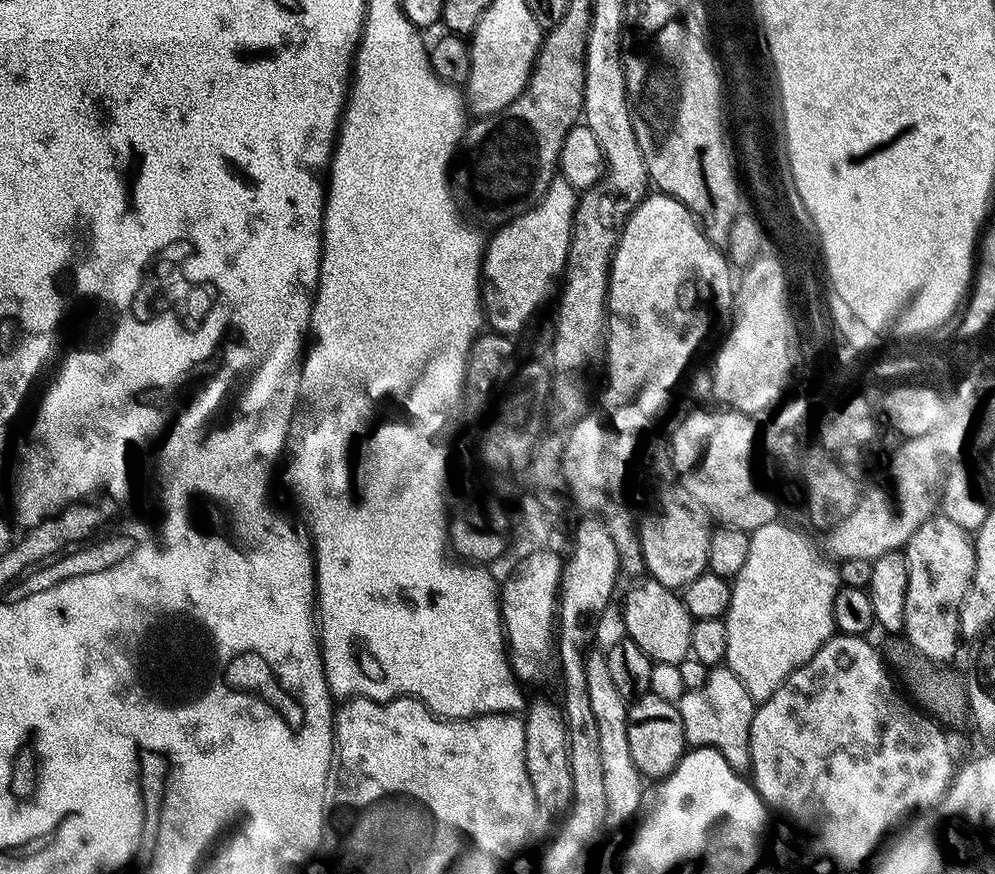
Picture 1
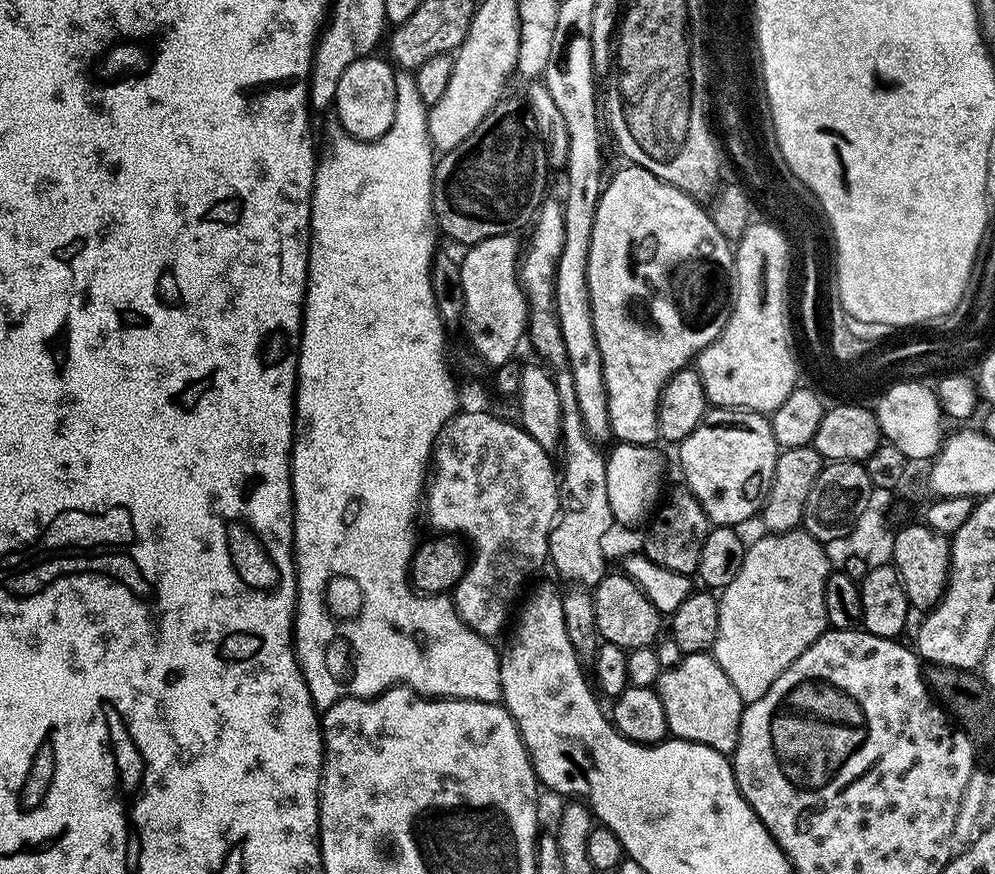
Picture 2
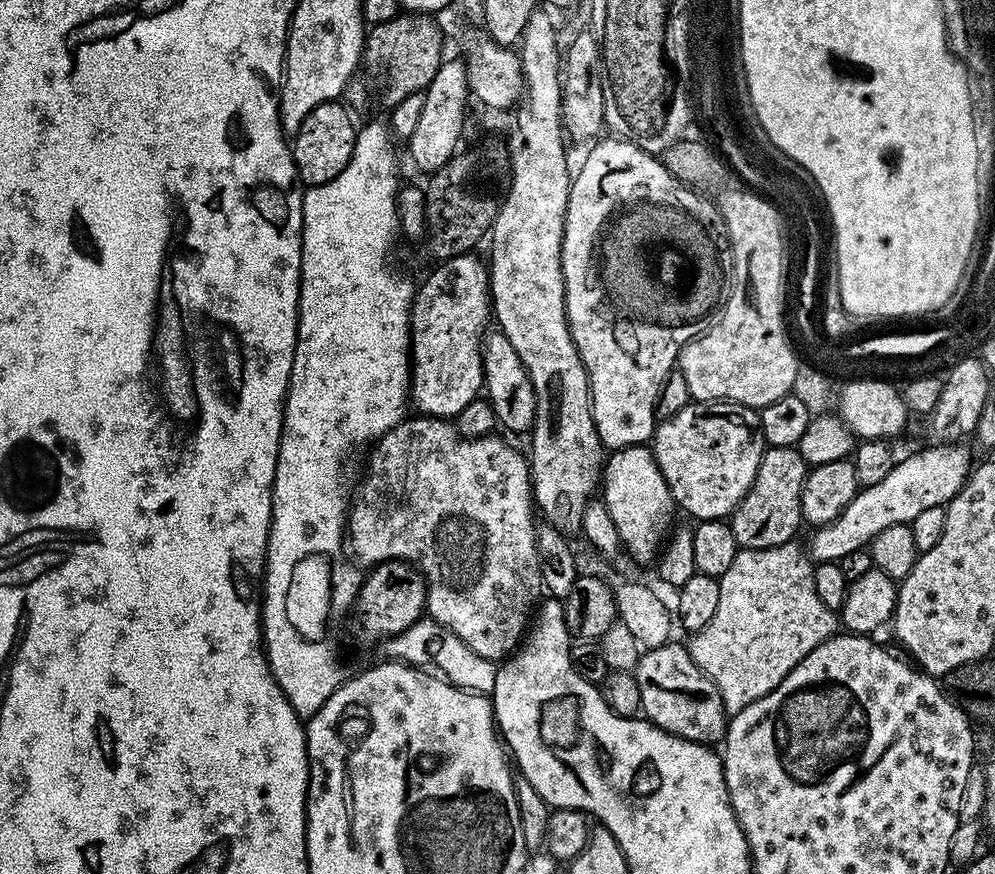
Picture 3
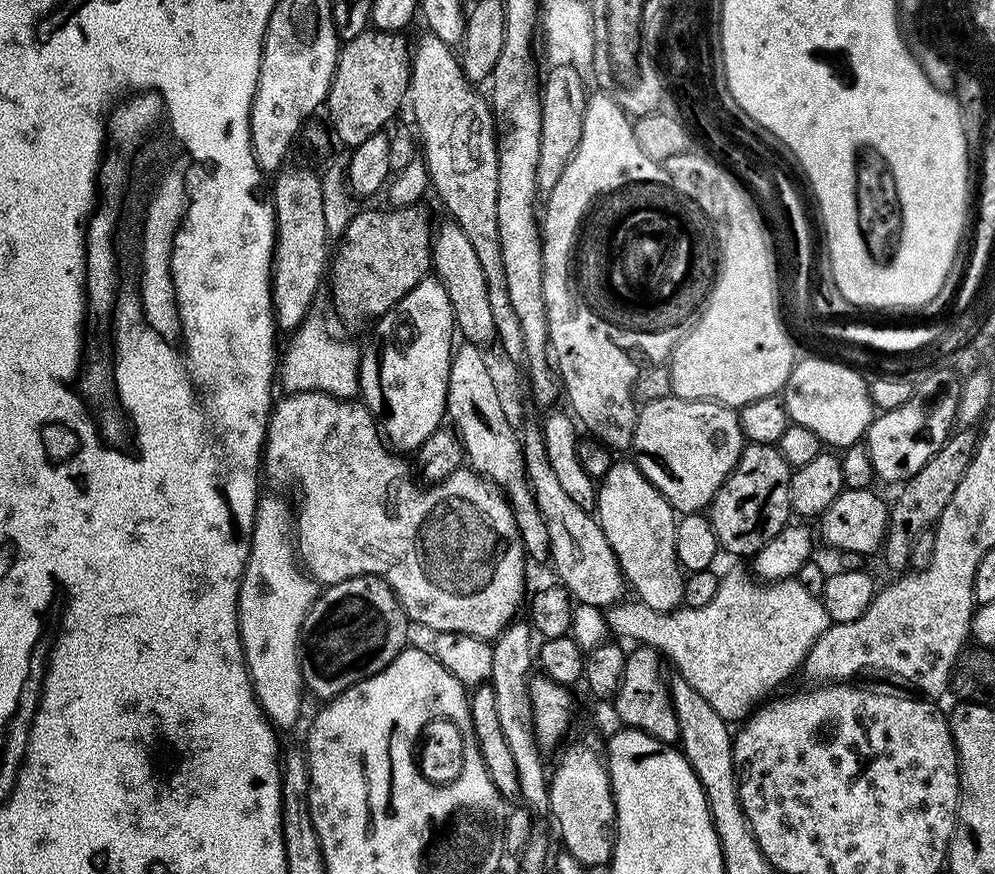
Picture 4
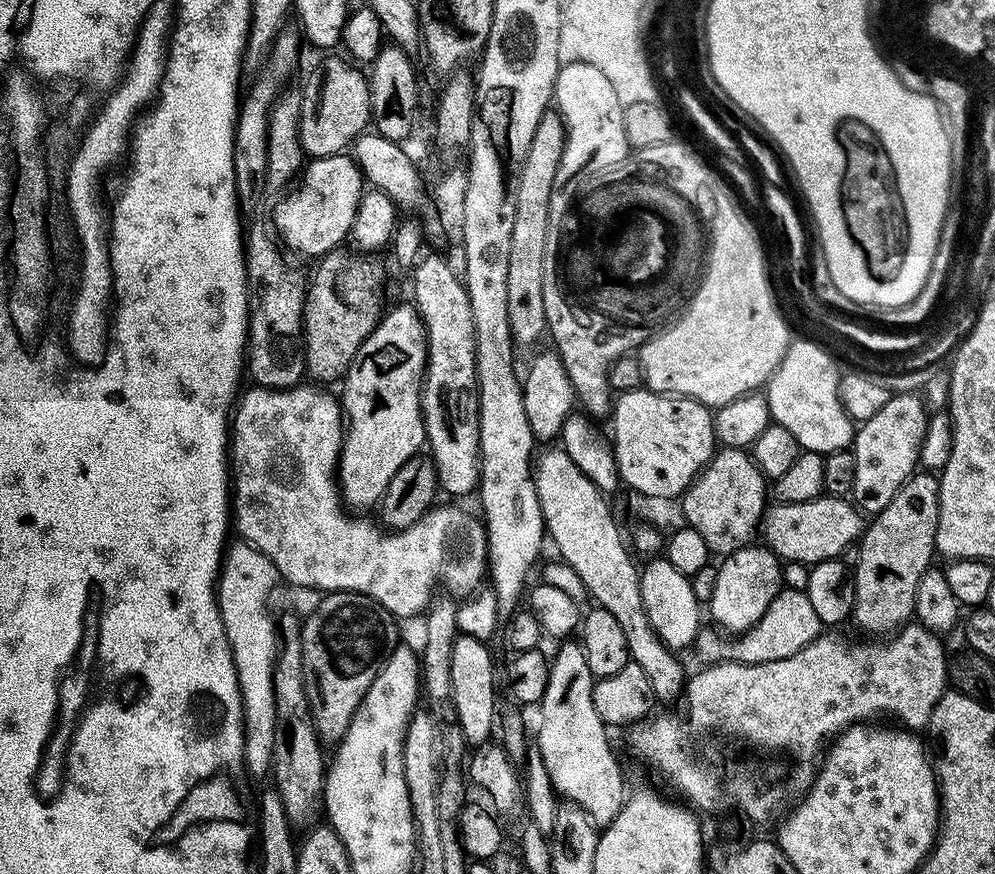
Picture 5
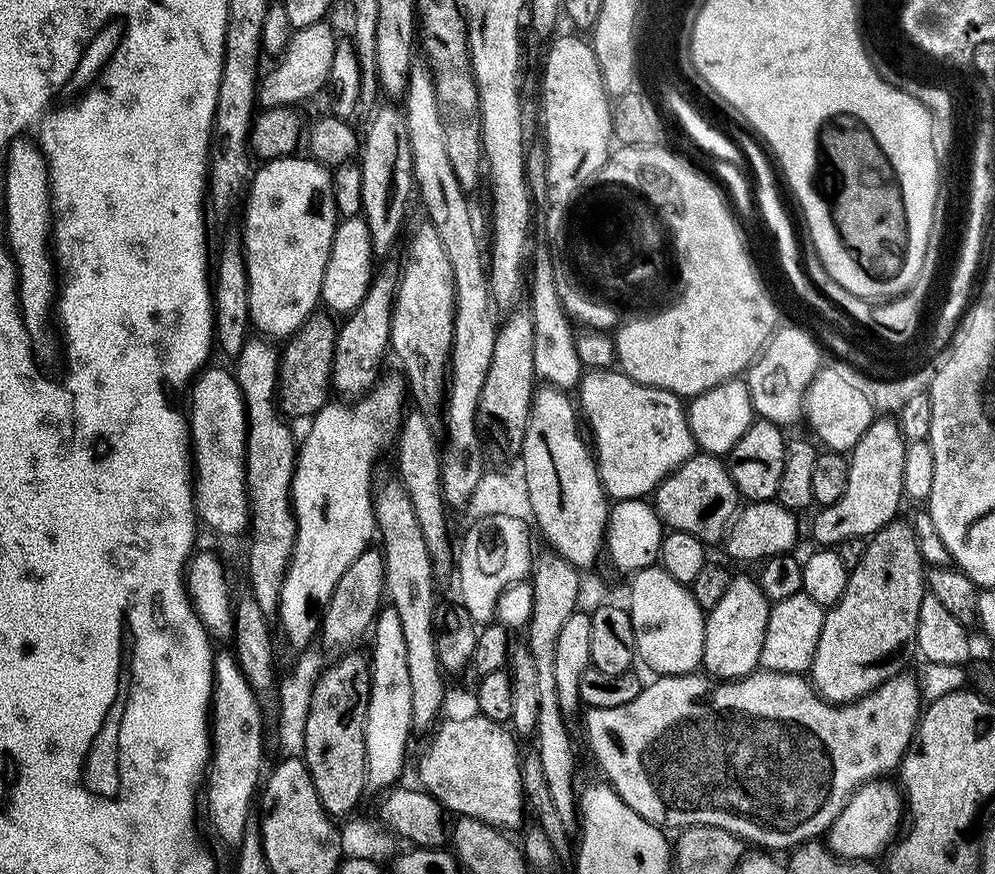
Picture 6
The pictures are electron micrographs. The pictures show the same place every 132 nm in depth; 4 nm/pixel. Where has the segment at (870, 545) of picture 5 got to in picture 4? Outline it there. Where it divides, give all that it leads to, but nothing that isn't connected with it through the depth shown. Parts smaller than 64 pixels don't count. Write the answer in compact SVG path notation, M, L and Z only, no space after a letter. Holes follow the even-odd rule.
M956 430L948 440L930 458L916 474L904 481L896 496L896 504L891 505L888 518L888 535L884 538L882 557L892 568L907 569L913 537L924 529L931 529L939 520L942 510L954 498L954 490L958 490L958 482L962 482L962 474L966 474L966 466L970 466L972 456L976 453L978 436L972 430Z

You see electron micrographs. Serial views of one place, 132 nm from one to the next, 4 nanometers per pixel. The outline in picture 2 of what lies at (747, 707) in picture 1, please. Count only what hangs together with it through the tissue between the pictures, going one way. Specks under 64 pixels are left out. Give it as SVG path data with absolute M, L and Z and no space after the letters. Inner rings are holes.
M708 652L681 655L674 667L661 671L654 689L661 698L668 731L675 739L710 746L725 754L736 749L740 719L746 705L738 690L734 690L734 682L726 678L726 670L718 666L715 656Z

